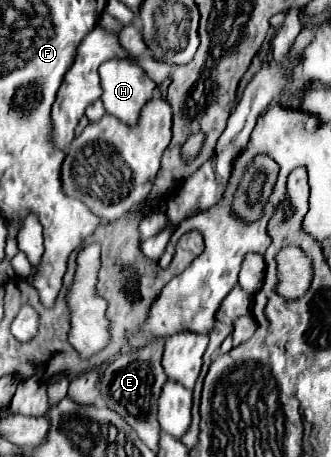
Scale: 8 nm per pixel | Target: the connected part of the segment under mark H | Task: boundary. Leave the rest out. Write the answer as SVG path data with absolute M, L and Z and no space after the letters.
M113 58L99 66L101 76L101 88L103 88L103 104L107 114L123 120L125 124L135 124L139 116L139 108L147 100L151 100L151 94L155 90L155 82L145 76L143 68L139 66L139 58Z

